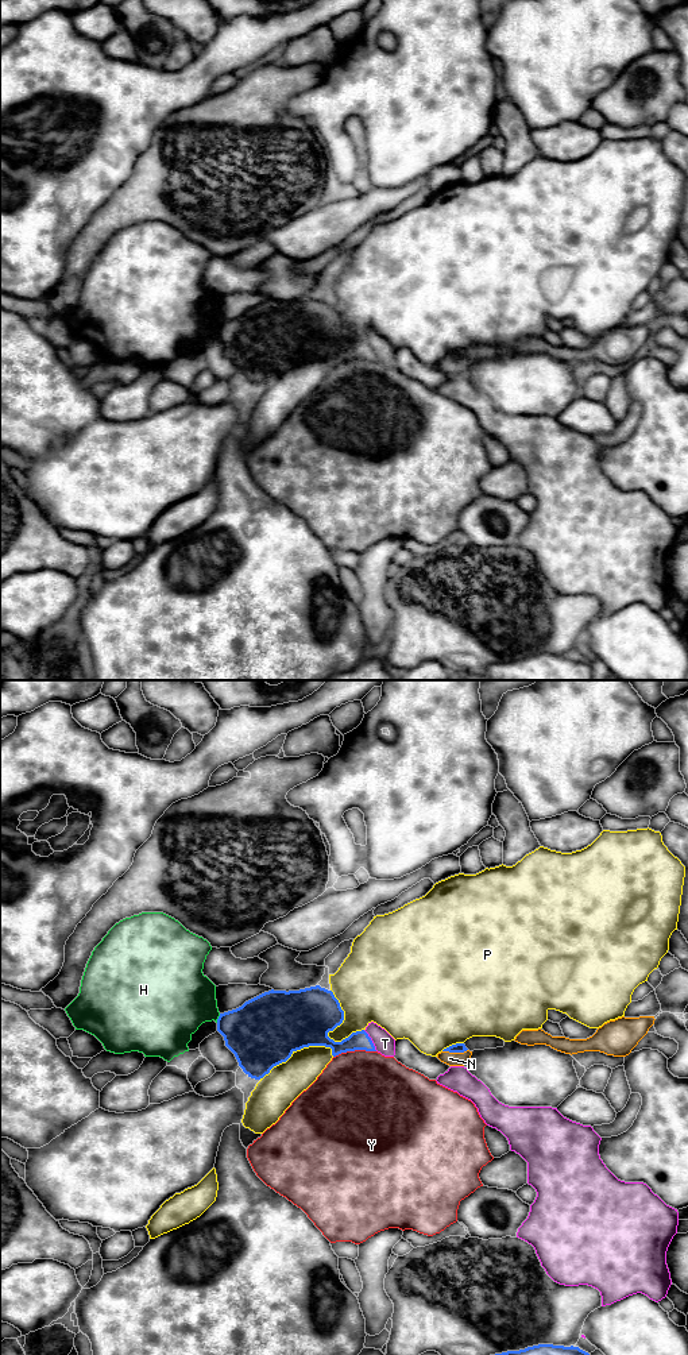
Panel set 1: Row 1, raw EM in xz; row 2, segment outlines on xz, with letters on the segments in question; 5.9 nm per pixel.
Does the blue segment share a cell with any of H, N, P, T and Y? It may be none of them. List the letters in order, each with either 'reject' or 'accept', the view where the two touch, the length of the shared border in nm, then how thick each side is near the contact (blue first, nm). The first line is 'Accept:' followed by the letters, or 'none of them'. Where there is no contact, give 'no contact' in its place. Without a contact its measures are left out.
Accept: N
H: reject | xz | 60 nm | 380/380 nm
N: accept | xz | 150 nm | 60/80 nm
P: reject | xz | 320 nm | 340/420 nm
T: reject | xz | 150 nm | 110/120 nm
Y: reject | xz | 260 nm | 160/480 nm

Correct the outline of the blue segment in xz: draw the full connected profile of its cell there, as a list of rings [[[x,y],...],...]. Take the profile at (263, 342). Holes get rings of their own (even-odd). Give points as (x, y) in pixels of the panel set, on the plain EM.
[[[320,294],[299,300],[268,300],[241,316],[220,323],[217,340],[224,345],[225,355],[235,363],[243,381],[255,389],[263,387],[270,379],[286,371],[297,359],[309,355],[325,355],[332,358],[332,364],[366,359],[376,360],[368,343],[362,339],[352,341],[341,351],[328,345],[344,329],[344,320],[332,300]]]

